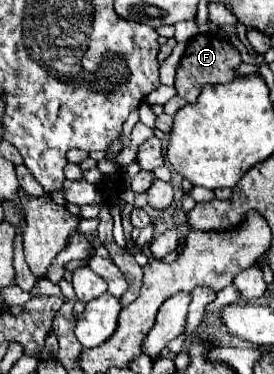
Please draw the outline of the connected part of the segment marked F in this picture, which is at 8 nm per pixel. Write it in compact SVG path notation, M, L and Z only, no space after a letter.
M196 34L188 44L186 52L180 58L180 64L176 68L176 92L186 102L194 104L198 94L202 92L202 86L208 84L220 84L220 82L232 82L238 78L236 68L242 64L240 52L226 40L222 40L218 34Z

